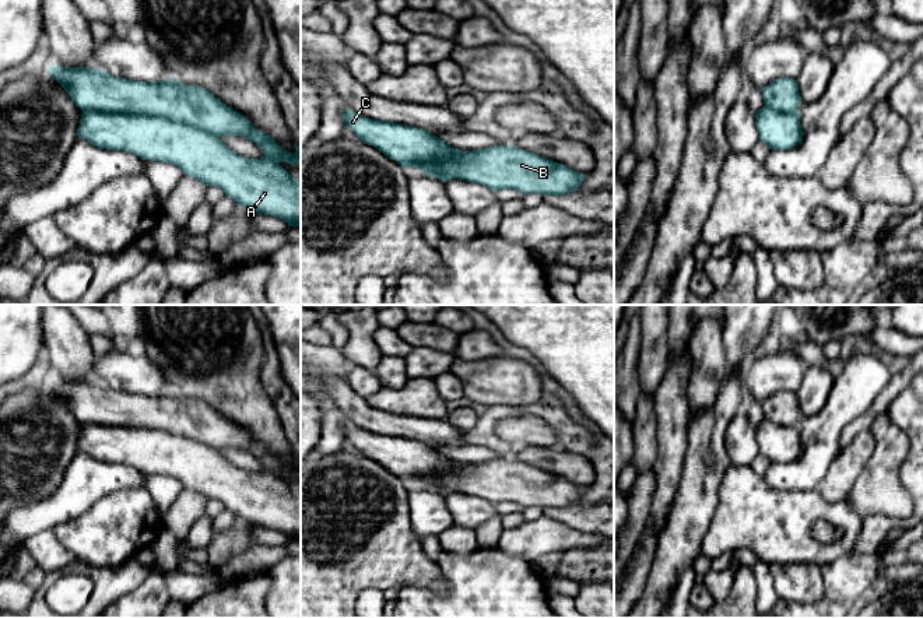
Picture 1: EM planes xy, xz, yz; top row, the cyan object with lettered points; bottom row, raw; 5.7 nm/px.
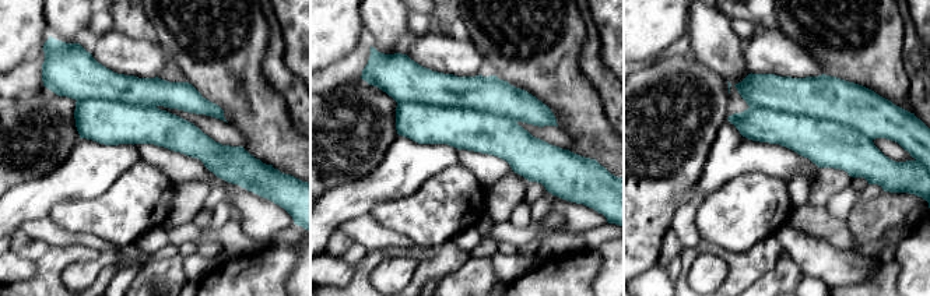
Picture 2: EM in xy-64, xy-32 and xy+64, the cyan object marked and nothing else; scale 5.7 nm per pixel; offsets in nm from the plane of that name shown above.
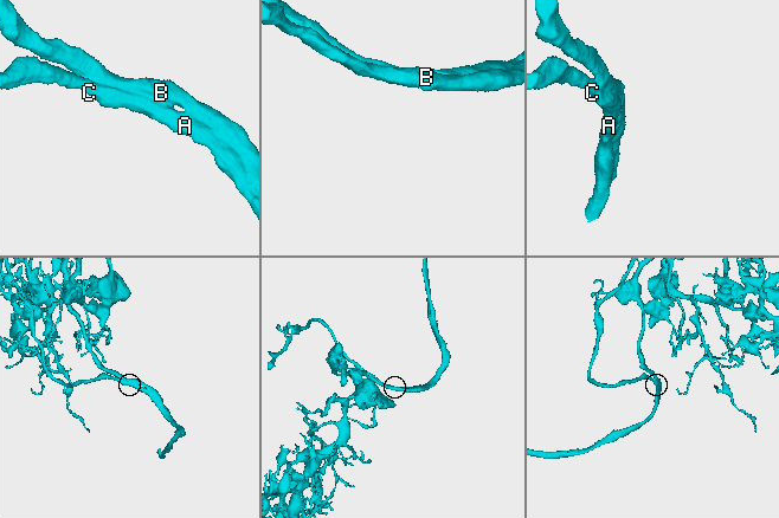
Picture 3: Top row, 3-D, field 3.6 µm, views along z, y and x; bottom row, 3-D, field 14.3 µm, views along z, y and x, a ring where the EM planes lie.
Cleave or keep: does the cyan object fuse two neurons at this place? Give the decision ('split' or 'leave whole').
leave whole

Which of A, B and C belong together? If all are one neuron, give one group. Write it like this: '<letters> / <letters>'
A B C

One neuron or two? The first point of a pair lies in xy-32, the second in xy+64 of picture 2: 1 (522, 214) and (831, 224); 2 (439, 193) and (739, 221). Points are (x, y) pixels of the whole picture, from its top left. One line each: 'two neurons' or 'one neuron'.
1: two neurons
2: one neuron

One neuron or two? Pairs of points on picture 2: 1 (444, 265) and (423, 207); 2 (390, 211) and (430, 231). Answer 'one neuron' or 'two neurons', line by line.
1: two neurons
2: one neuron

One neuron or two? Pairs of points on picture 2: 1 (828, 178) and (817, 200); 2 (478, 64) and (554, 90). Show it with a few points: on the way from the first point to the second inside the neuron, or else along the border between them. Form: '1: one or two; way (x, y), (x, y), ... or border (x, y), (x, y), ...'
1: one; way (828, 183), (820, 194)
2: two; border (469, 39), (488, 67)

